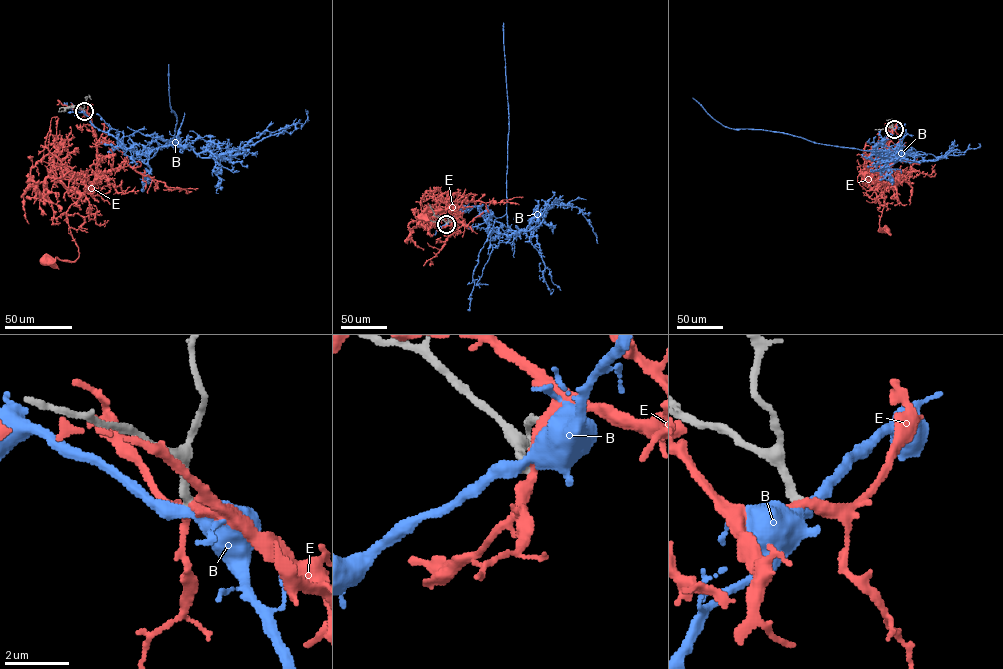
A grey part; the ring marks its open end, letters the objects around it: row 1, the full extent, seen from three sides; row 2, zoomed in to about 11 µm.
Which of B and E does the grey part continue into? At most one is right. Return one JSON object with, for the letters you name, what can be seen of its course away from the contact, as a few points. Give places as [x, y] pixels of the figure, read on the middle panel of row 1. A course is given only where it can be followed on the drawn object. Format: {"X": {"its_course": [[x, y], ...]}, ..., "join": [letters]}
{"join": []}

